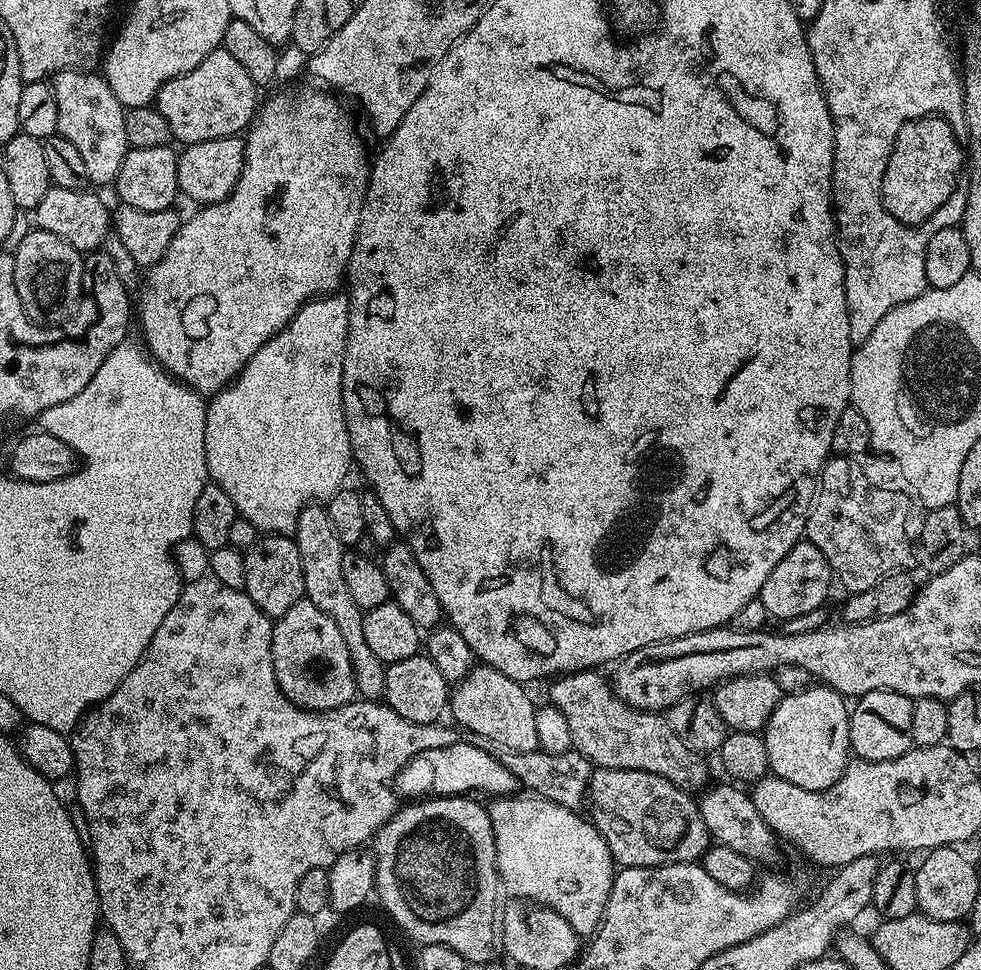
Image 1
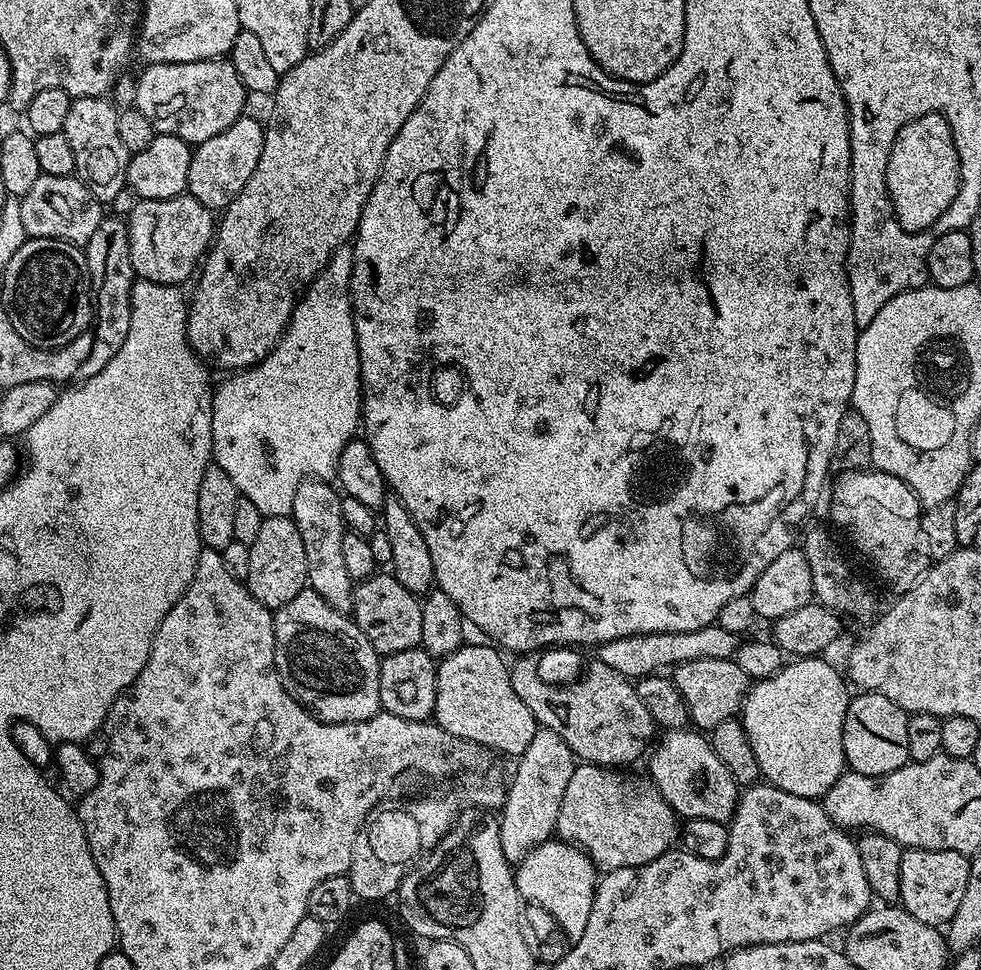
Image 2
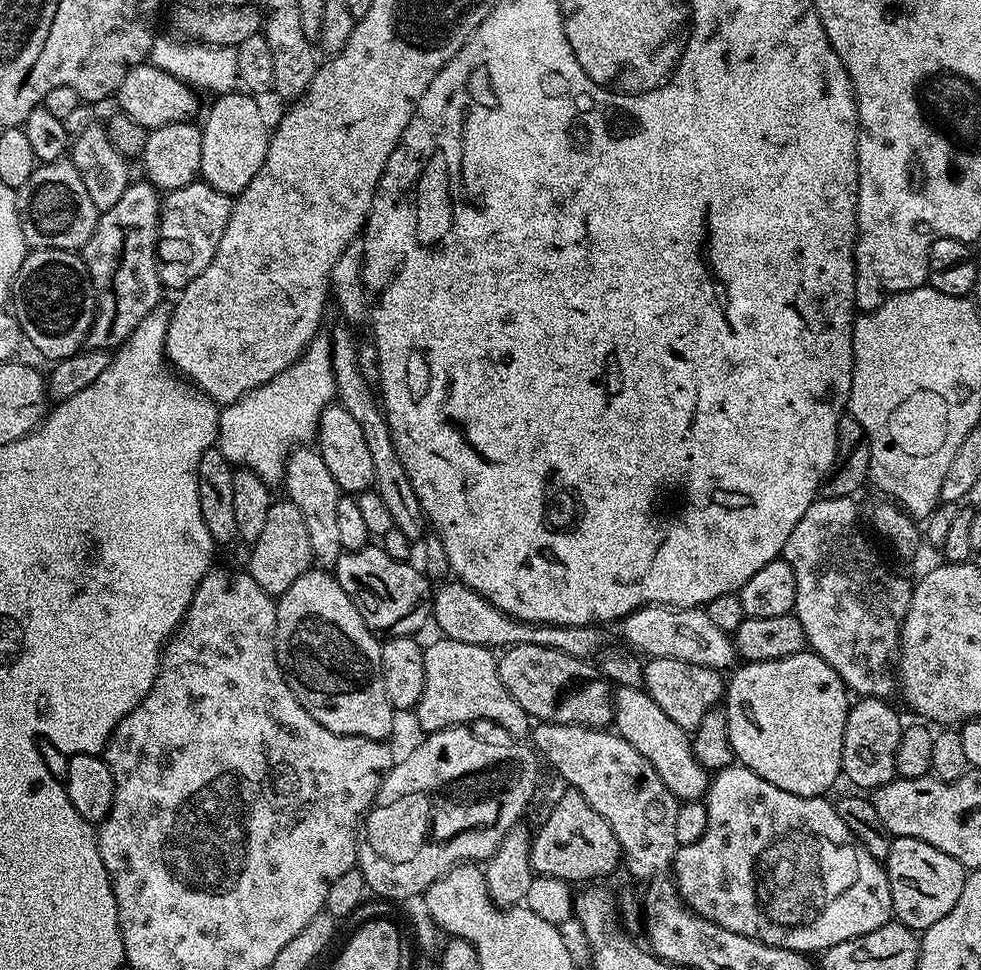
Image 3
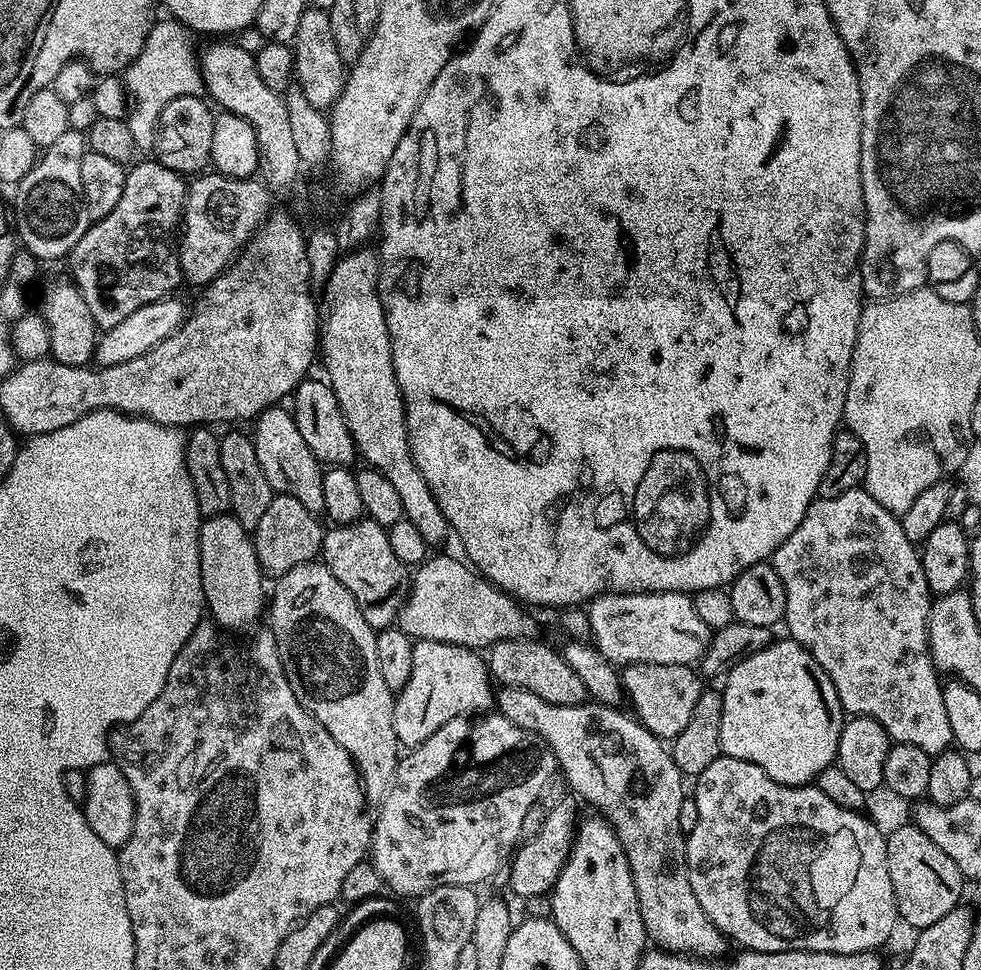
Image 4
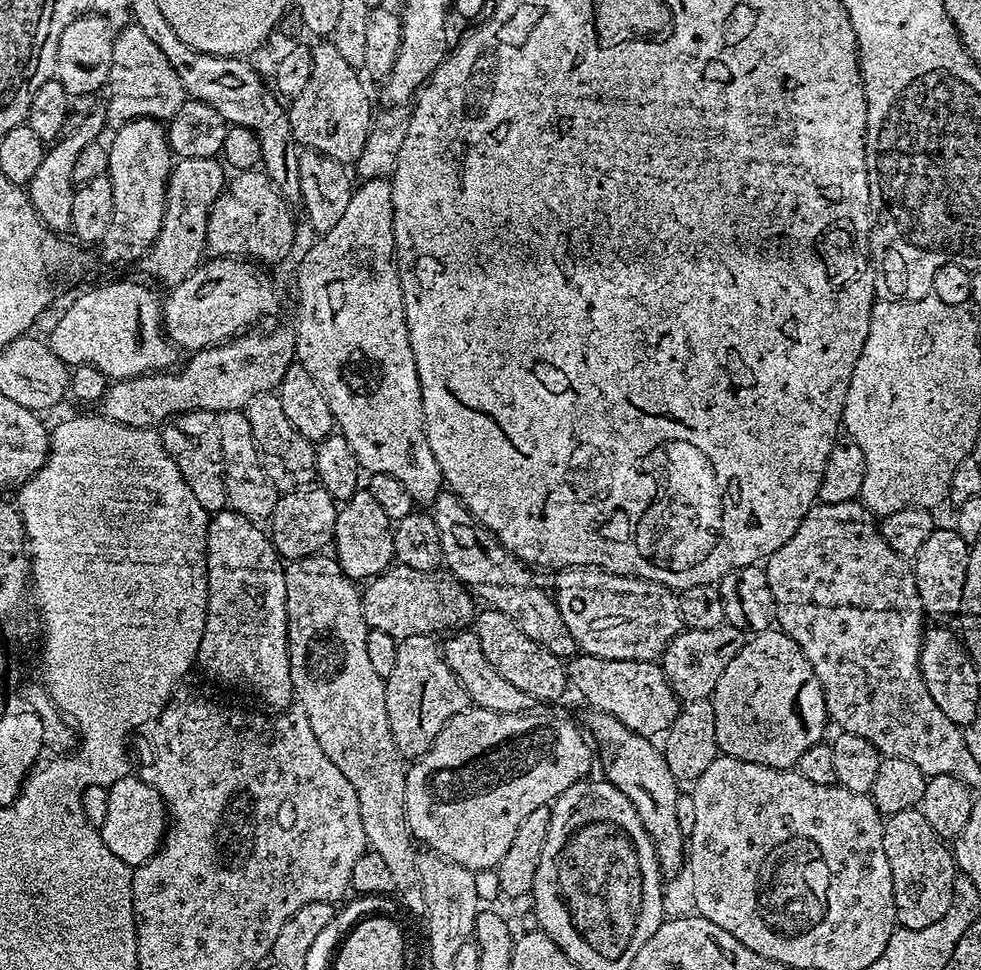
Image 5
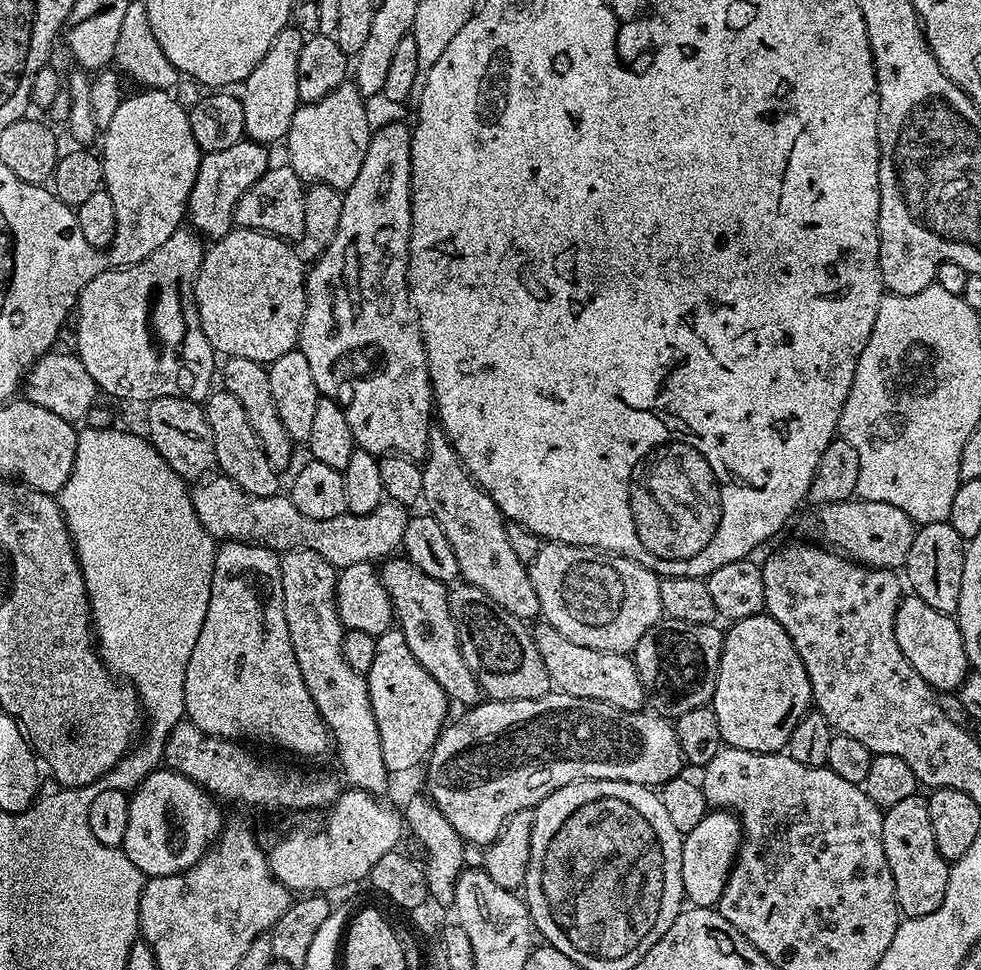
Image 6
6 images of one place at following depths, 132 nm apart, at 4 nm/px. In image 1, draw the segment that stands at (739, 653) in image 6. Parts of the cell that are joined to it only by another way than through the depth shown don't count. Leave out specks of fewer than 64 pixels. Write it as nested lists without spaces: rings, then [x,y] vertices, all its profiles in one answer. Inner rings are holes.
[[[827,686],[787,693],[774,714],[770,714],[762,733],[771,775],[786,778],[786,782],[794,782],[802,790],[826,790],[834,786],[850,763],[849,715],[845,697]]]

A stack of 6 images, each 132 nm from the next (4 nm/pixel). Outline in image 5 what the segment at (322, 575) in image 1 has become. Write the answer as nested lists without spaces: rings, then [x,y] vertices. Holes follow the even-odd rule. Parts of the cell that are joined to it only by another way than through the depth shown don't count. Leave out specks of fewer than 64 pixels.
[[[275,391],[254,394],[242,410],[250,422],[250,430],[254,430],[254,446],[258,450],[262,470],[266,470],[266,478],[274,482],[277,490],[307,485],[316,475],[316,444],[298,434],[298,429],[282,410],[279,395]]]

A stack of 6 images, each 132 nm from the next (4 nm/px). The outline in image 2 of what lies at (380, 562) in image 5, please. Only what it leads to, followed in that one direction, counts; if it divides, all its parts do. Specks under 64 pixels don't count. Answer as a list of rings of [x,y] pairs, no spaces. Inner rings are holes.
[[[390,574],[367,576],[359,581],[352,590],[352,611],[350,613],[356,625],[366,634],[370,646],[381,658],[398,654],[398,650],[410,650],[421,647],[422,638],[422,600],[415,596],[402,582]]]

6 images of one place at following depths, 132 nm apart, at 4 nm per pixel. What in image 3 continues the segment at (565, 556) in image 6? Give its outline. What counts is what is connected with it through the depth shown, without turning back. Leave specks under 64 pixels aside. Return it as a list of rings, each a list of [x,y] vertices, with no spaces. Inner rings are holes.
[[[650,604],[647,608],[640,608],[624,617],[619,628],[625,642],[632,647],[629,649],[648,658],[674,658],[694,666],[706,666],[717,670],[732,670],[738,664],[733,637],[718,630],[718,626],[710,622],[703,607],[670,608],[667,604]]]

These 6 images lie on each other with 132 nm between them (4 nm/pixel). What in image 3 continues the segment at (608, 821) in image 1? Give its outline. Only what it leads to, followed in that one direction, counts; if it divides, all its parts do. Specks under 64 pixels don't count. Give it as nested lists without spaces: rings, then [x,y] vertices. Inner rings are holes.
[[[564,790],[560,801],[549,810],[544,825],[535,829],[532,837],[530,862],[536,876],[553,876],[565,882],[592,882],[595,876],[610,875],[621,860],[620,844],[614,838],[614,830],[610,830],[610,822],[575,790]]]

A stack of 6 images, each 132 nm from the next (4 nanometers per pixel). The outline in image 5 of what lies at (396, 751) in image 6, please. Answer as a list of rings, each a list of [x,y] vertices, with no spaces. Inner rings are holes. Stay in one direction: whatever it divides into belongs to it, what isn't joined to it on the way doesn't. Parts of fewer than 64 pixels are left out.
[[[427,635],[411,636],[399,641],[397,662],[384,681],[390,734],[394,734],[394,742],[400,755],[405,758],[423,756],[436,740],[436,735],[444,729],[446,722],[470,706],[466,690],[450,666],[446,666],[441,645],[432,640],[435,639]]]

